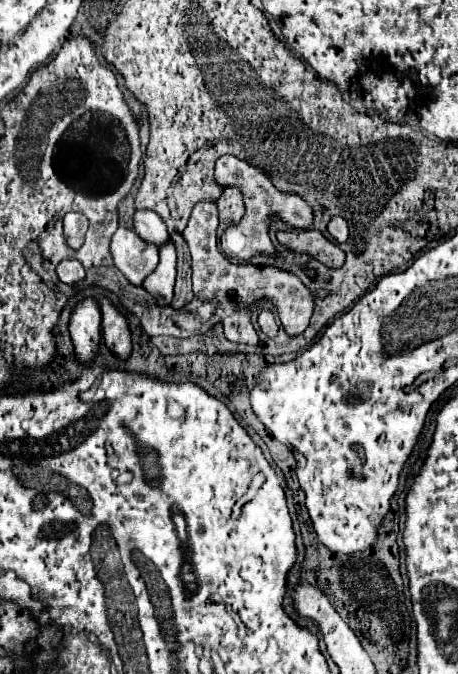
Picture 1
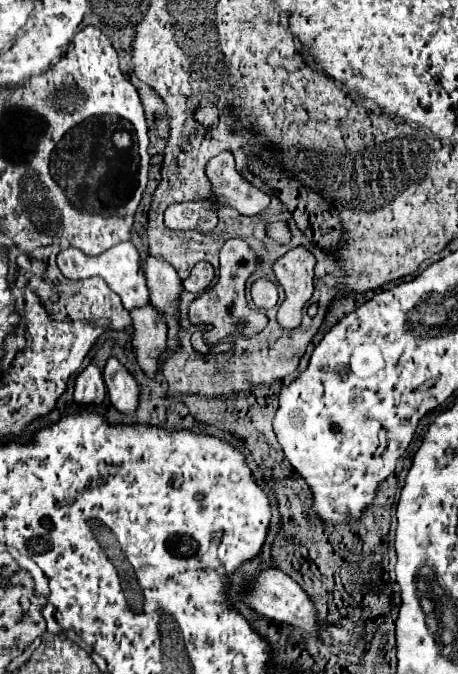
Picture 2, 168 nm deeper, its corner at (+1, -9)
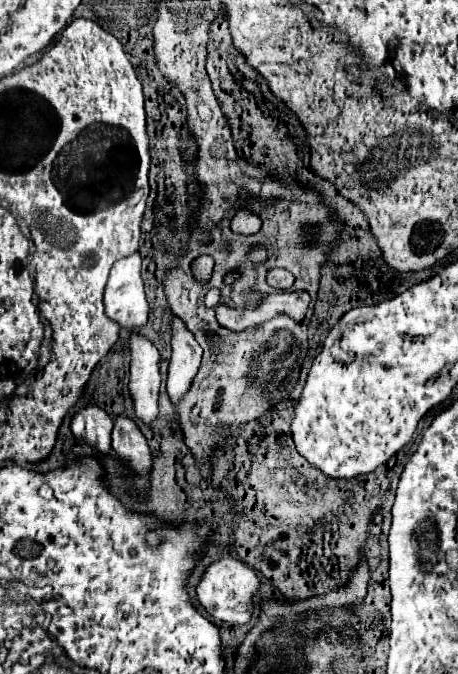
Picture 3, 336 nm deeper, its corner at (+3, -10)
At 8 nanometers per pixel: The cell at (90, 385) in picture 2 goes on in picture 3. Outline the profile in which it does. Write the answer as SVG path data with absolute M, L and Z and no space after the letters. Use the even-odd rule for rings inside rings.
M90 402L72 416L72 432L76 438L96 446L102 454L110 452L112 418L106 414L106 410L96 406L96 402Z

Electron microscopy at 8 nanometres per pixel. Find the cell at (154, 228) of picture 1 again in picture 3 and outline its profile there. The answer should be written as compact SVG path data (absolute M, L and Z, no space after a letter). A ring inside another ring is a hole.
M170 318L170 334L172 334L172 356L170 356L170 368L168 368L168 384L166 390L170 394L172 404L178 402L182 394L186 394L186 388L190 388L192 376L198 372L202 348L194 340L192 332L186 328L186 324L178 318Z

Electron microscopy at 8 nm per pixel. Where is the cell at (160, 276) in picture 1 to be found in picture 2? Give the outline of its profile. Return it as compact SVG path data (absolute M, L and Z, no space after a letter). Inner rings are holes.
M152 305L132 309L134 355L146 377L154 379L160 369L160 357L166 351L166 325Z

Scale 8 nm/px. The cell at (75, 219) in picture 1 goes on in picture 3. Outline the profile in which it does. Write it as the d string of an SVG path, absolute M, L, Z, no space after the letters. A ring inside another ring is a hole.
M134 252L114 262L104 292L106 314L124 328L144 326L148 320L148 300L140 276L140 254Z

